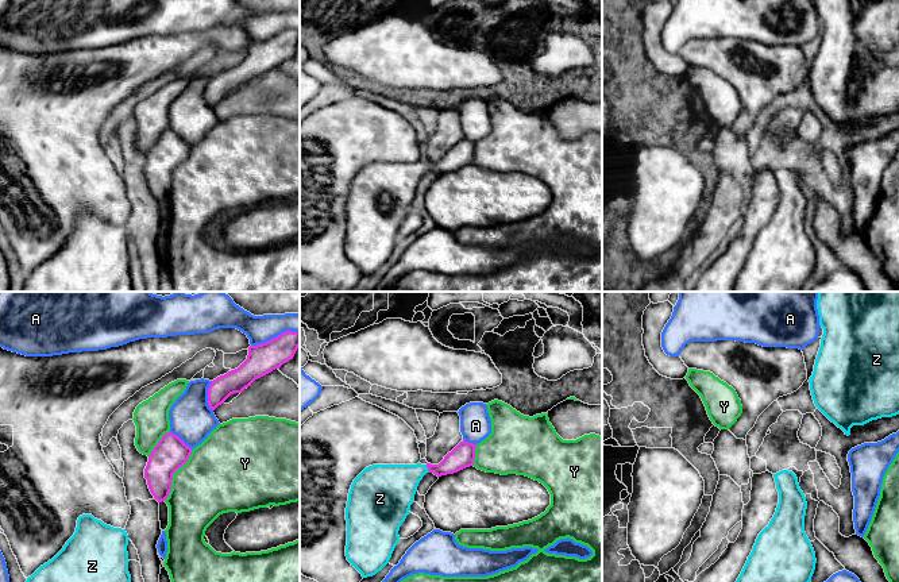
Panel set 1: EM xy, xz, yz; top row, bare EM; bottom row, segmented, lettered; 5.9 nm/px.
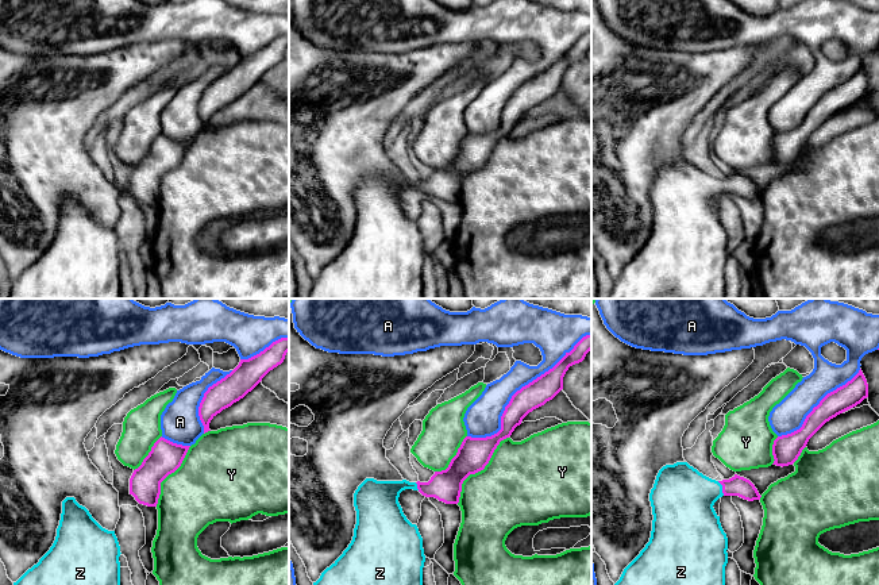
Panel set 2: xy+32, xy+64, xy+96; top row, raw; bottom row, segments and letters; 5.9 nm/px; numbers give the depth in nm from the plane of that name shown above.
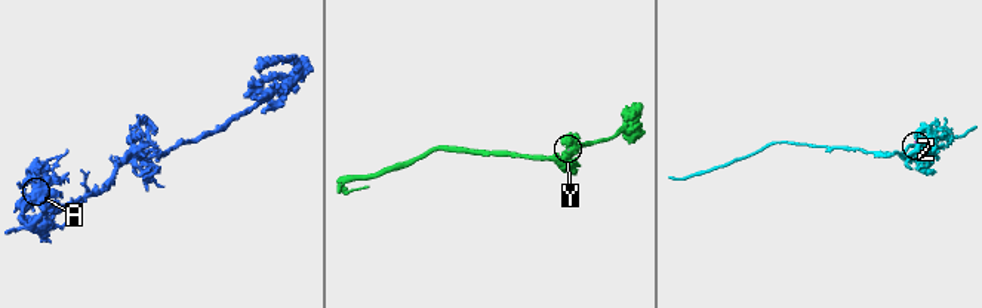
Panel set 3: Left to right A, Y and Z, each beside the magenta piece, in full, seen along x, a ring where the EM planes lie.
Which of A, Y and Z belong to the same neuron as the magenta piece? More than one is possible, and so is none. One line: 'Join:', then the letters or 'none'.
Join: Z

